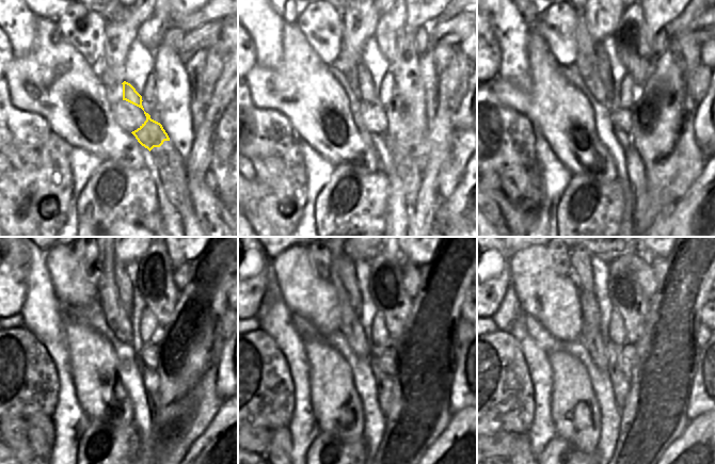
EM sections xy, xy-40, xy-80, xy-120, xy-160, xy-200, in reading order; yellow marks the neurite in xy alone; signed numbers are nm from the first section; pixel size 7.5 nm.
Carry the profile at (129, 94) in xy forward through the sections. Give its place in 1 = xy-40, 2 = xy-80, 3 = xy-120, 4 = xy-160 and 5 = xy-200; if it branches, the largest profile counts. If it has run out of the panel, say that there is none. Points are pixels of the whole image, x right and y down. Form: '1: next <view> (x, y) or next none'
1: next xy-40 (366, 83)
2: next xy-80 (604, 70)
3: next xy-120 (125, 290)
4: next xy-160 (344, 265)
5: next xy-200 (580, 258)

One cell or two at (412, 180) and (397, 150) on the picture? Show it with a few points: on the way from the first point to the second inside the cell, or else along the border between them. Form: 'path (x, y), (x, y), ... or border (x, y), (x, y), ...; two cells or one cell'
path (410, 173), (403, 158); one cell

